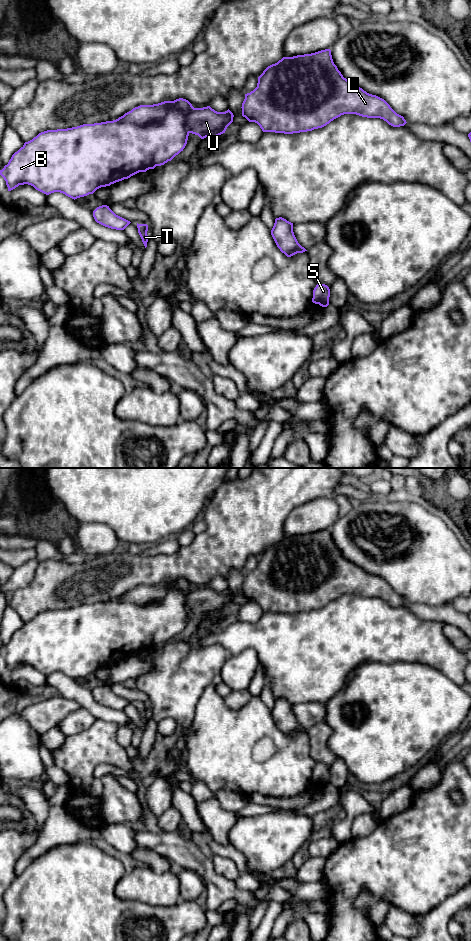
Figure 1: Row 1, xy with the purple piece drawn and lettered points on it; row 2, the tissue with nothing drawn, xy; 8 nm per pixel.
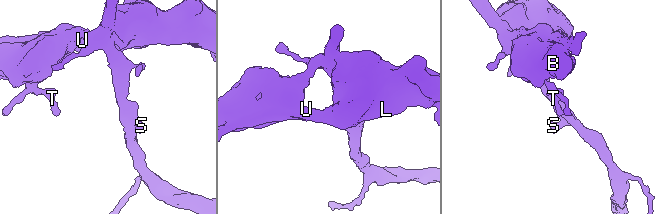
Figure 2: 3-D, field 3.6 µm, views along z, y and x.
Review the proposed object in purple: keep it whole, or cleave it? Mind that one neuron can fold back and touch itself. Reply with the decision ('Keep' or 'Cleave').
Cleave

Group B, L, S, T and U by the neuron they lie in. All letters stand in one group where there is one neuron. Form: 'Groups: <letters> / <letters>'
Groups: B S T / L U

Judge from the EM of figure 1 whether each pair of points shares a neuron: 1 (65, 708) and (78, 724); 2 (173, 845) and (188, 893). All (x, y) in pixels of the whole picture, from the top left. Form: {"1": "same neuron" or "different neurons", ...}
{"1": "different neurons", "2": "different neurons"}

